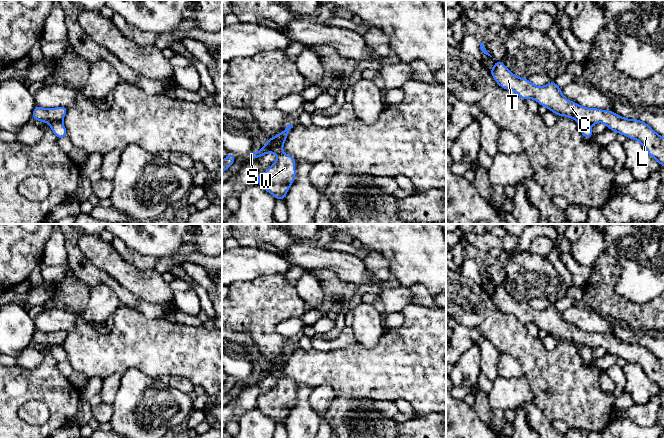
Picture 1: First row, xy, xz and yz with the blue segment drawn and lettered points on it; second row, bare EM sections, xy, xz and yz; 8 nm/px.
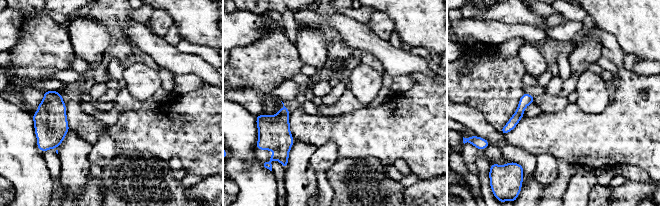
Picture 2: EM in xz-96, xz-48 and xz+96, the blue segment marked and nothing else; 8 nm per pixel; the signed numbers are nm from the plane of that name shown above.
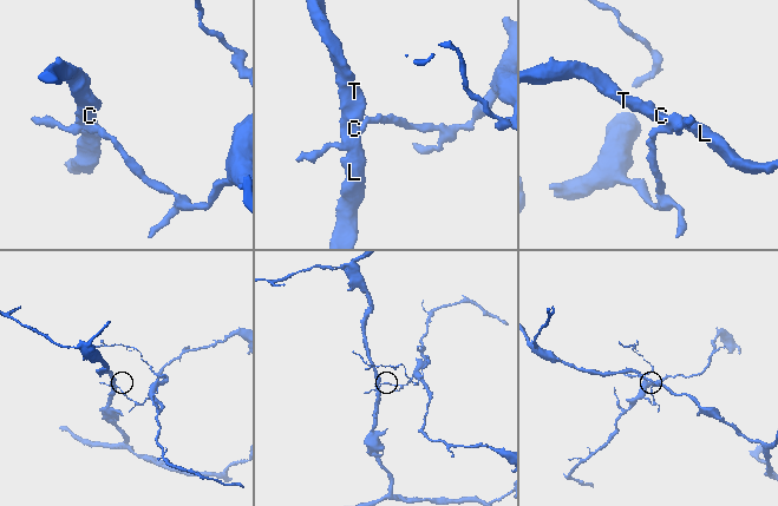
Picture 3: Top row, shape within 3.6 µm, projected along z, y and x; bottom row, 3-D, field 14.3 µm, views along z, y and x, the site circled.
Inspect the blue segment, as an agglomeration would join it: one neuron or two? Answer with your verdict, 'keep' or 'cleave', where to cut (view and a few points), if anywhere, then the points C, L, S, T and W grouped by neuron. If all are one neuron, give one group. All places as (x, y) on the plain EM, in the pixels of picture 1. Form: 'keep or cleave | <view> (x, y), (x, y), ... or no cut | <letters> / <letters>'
cleave | xz (279, 357), (277, 363), (284, 366) | C L T W / S

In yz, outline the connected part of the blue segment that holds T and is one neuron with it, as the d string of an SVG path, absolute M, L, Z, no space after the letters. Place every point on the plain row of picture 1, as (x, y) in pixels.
M495 284L494 291L489 295L501 312L514 315L523 324L536 324L540 330L546 331L559 341L566 340L573 342L576 346L590 348L603 347L617 358L637 364L660 390L664 390L664 361L647 347L639 343L627 343L612 334L580 330L565 322L561 312L554 305L542 311L536 310L530 304L513 298L503 286Z

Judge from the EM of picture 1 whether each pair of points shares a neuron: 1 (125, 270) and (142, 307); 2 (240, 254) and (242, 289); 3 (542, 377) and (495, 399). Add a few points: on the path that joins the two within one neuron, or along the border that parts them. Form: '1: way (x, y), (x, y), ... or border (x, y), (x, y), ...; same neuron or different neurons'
1: border (141, 299), (147, 302), (164, 303); different neurons
2: border (265, 275), (251, 280), (236, 281), (232, 284); different neurons
3: border (524, 376), (529, 383), (532, 402); different neurons

